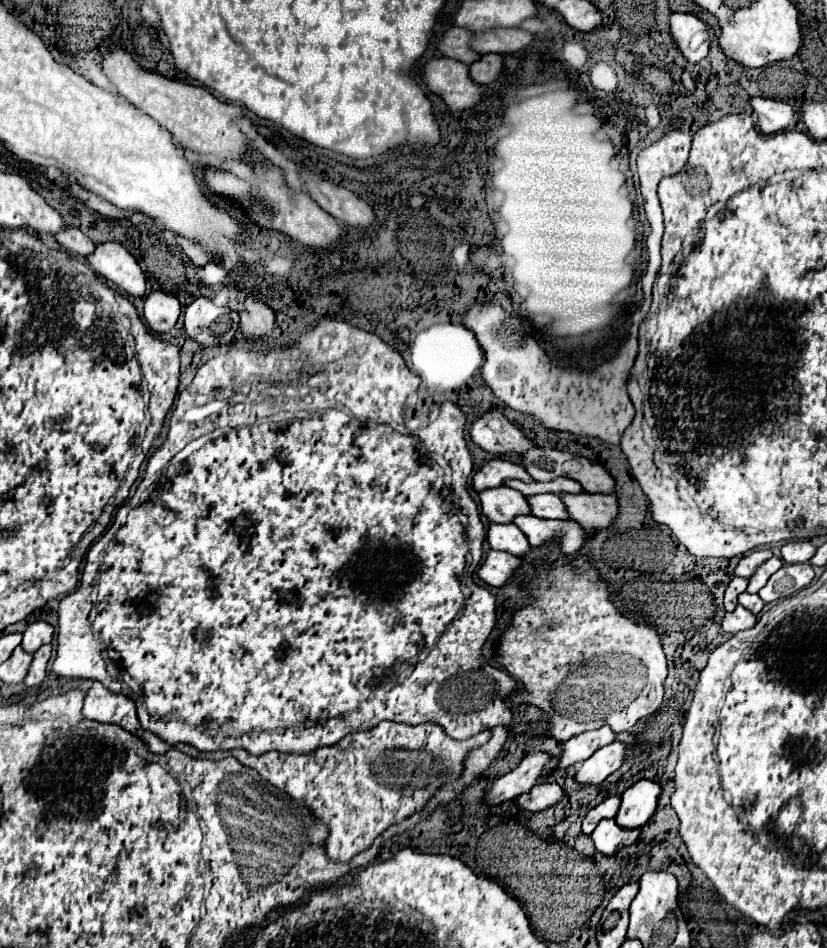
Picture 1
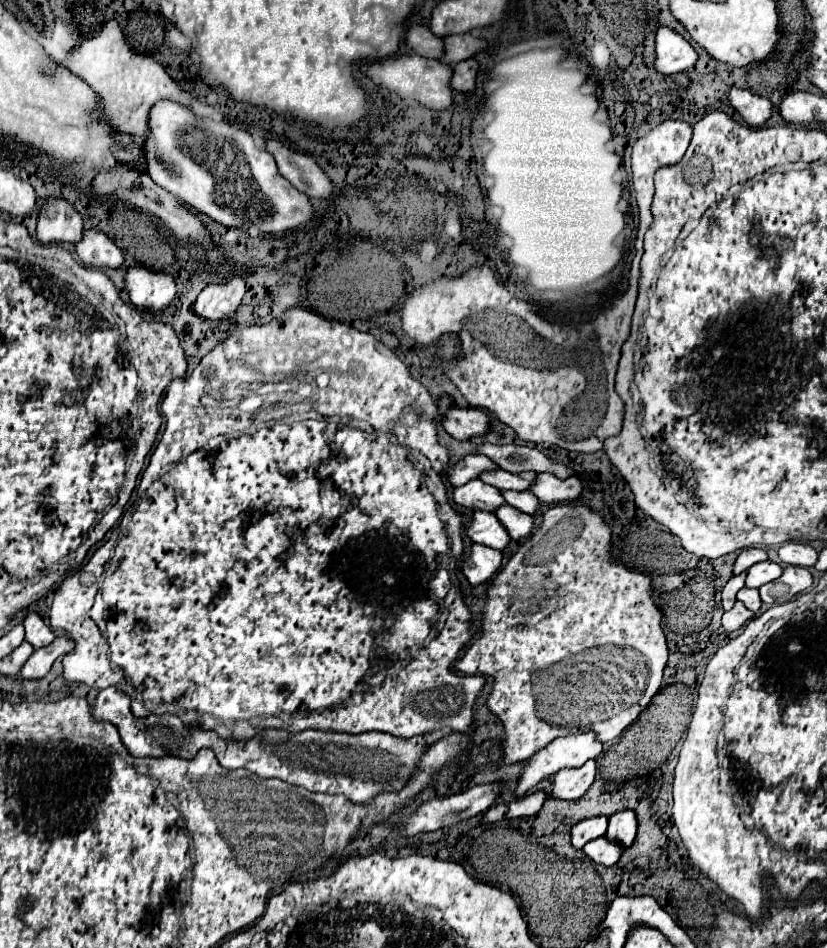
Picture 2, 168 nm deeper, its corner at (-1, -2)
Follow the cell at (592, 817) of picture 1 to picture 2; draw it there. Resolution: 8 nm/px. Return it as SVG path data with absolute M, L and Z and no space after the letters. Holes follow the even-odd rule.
M593 816L581 820L571 828L571 844L575 848L583 848L589 840L603 836L605 830L607 830L607 816Z

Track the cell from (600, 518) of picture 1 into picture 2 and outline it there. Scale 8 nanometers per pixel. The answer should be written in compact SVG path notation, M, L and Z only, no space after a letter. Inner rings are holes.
M539 474L537 482L533 484L531 490L541 502L549 504L549 506L557 506L557 504L567 504L567 502L575 502L577 498L581 498L581 494L585 492L583 482L577 476L571 476L567 480L561 480L553 474Z

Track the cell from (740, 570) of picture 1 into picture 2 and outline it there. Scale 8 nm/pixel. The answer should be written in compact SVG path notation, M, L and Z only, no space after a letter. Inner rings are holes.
M747 548L747 550L743 550L743 552L737 556L733 574L741 574L741 572L749 570L753 564L763 562L763 560L767 560L767 552L765 552L763 548Z

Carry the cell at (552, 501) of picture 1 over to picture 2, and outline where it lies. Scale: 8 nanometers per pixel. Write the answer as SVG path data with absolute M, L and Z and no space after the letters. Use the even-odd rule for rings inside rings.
M503 492L507 504L523 510L525 514L535 514L541 508L541 500L533 492Z

